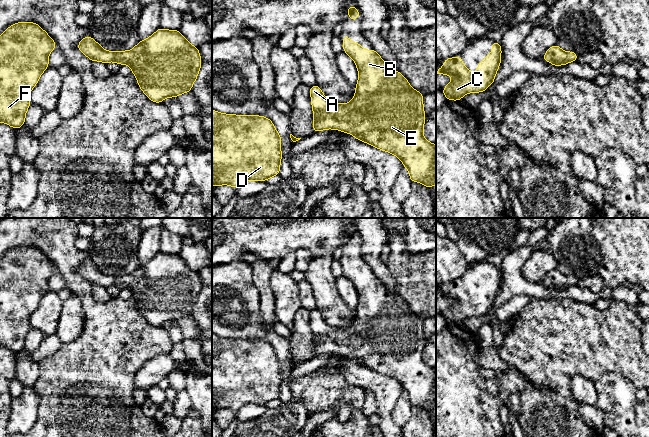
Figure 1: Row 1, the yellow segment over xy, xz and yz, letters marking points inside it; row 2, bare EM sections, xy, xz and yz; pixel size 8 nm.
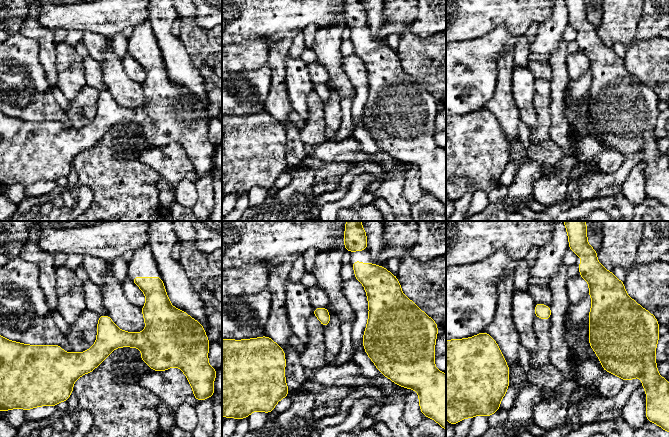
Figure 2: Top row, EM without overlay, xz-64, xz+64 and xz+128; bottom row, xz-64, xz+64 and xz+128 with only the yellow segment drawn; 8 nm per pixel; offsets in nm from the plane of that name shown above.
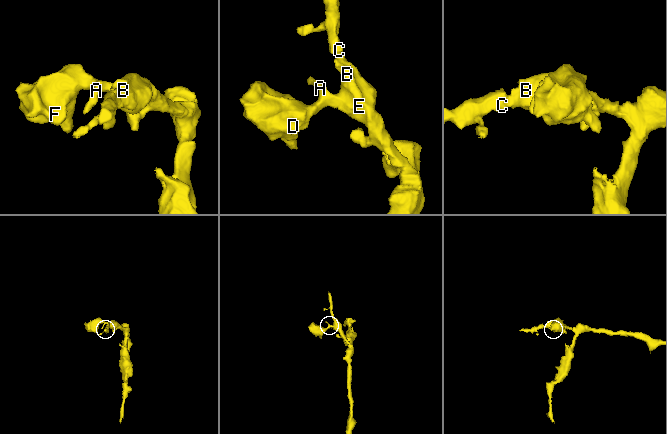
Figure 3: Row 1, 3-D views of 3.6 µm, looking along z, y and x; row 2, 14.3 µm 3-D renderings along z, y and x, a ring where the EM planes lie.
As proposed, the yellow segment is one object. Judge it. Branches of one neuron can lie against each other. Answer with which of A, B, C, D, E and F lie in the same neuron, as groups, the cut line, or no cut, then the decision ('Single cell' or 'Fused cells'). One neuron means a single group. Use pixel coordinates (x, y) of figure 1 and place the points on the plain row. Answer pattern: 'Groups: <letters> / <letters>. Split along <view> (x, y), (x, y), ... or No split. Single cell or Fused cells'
Groups: A B C D E F. No split. Single cell

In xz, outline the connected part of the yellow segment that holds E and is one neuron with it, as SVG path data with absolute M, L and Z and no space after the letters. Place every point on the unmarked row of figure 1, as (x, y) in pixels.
M344 259L342 265L343 275L354 284L359 297L355 319L349 327L336 328L324 320L317 308L310 310L314 357L336 353L394 378L408 393L411 406L420 406L430 413L436 409L436 369L423 361L426 343L423 318L413 313L399 295L391 294L375 274L363 274L362 269L354 268L348 259Z

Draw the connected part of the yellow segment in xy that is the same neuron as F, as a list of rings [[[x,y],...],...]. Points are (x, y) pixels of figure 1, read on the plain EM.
[[[32,246],[15,247],[0,259],[0,346],[16,354],[25,348],[30,315],[49,290],[48,280],[55,272],[53,263]]]

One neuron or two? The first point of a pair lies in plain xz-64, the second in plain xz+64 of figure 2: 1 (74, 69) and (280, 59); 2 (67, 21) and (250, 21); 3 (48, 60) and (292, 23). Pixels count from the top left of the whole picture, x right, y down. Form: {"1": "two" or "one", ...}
{"1": "two", "2": "one", "3": "two"}

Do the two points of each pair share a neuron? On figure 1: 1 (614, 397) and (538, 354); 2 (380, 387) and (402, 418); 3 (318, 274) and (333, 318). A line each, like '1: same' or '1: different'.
1: different
2: different
3: same

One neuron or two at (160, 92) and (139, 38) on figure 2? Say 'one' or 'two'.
one

